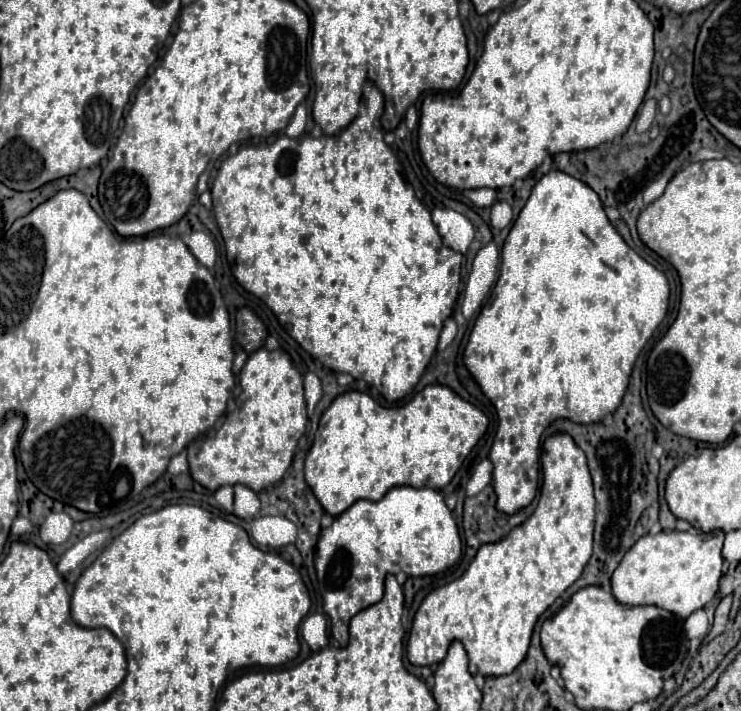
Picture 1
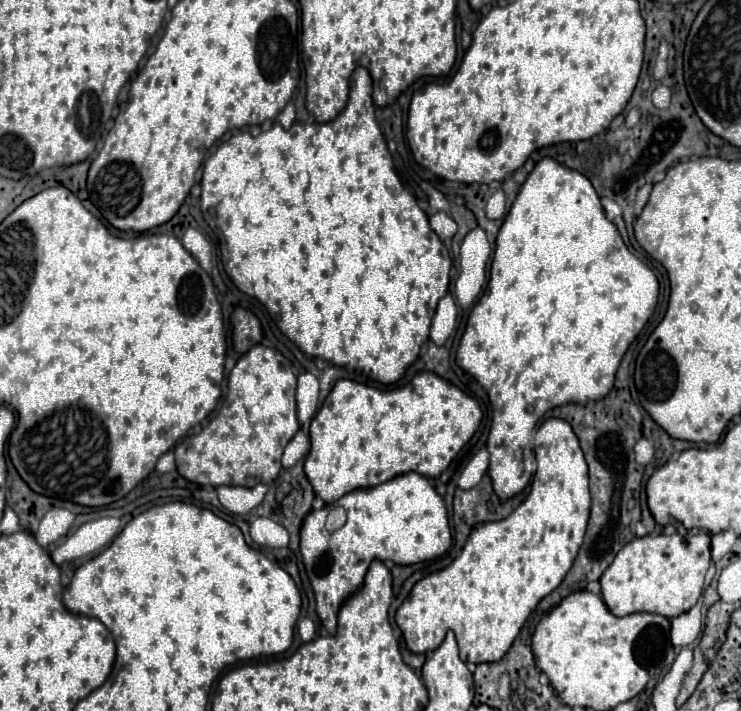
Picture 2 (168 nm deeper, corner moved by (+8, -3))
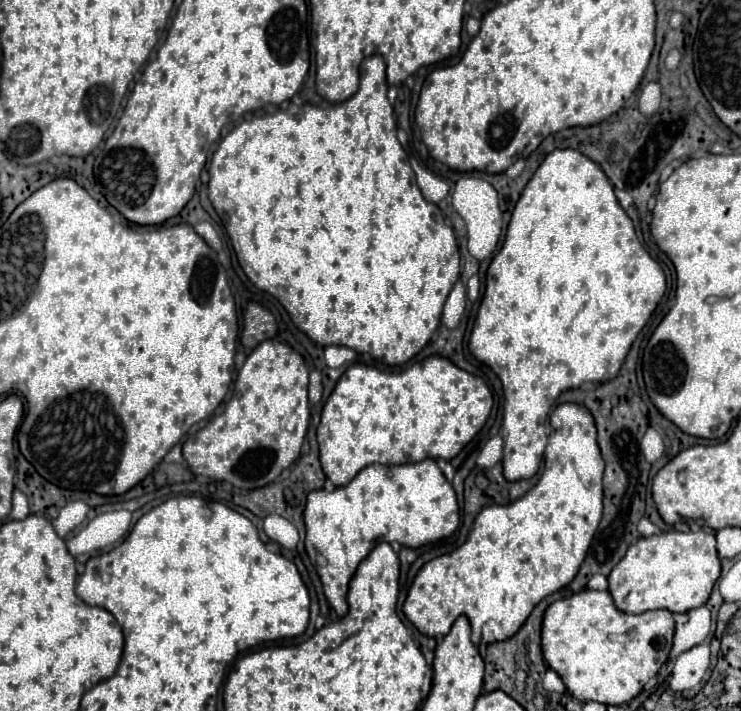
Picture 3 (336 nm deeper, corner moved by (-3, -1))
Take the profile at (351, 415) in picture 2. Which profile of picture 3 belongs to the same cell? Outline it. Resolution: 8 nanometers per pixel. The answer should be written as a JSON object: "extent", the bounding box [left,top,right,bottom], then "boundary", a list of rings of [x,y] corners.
{"extent":[317,356,493,486],"boundary":[[[431,356],[399,374],[381,372],[373,366],[353,364],[339,378],[321,412],[317,428],[321,468],[335,486],[345,486],[355,478],[355,474],[359,474],[359,470],[373,464],[395,466],[405,462],[421,462],[423,458],[451,460],[477,436],[477,432],[487,422],[491,408],[493,398],[487,384],[481,378],[457,368],[447,358]]]}

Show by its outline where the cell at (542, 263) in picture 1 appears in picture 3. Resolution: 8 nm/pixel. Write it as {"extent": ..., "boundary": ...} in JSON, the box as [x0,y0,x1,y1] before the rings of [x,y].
{"extent":[469,150,665,482],"boundary":[[[553,150],[551,154],[547,154],[547,158],[543,160],[543,164],[537,168],[537,172],[533,174],[533,178],[529,180],[529,184],[525,186],[519,202],[515,204],[509,228],[505,232],[505,242],[503,248],[495,254],[493,262],[489,264],[487,270],[487,282],[485,282],[485,294],[475,318],[475,326],[471,332],[471,340],[469,340],[469,350],[471,354],[487,364],[503,382],[503,396],[505,396],[505,416],[503,416],[503,426],[501,426],[501,438],[505,442],[503,448],[503,476],[509,482],[517,482],[517,480],[527,480],[531,476],[537,474],[539,466],[541,466],[541,458],[543,452],[521,452],[521,430],[529,430],[535,424],[549,424],[549,416],[551,416],[551,406],[555,404],[555,400],[565,392],[565,390],[575,390],[585,382],[609,382],[613,380],[623,362],[627,352],[631,350],[633,340],[637,338],[637,334],[641,332],[641,328],[647,324],[649,316],[653,314],[653,310],[657,308],[659,300],[665,294],[665,274],[661,270],[661,266],[647,254],[647,250],[639,244],[637,236],[635,236],[635,228],[631,218],[625,214],[625,210],[619,206],[613,186],[607,180],[607,176],[603,174],[603,170],[599,170],[599,166],[595,166],[595,162],[591,162],[587,156],[579,154],[577,150]]]}

